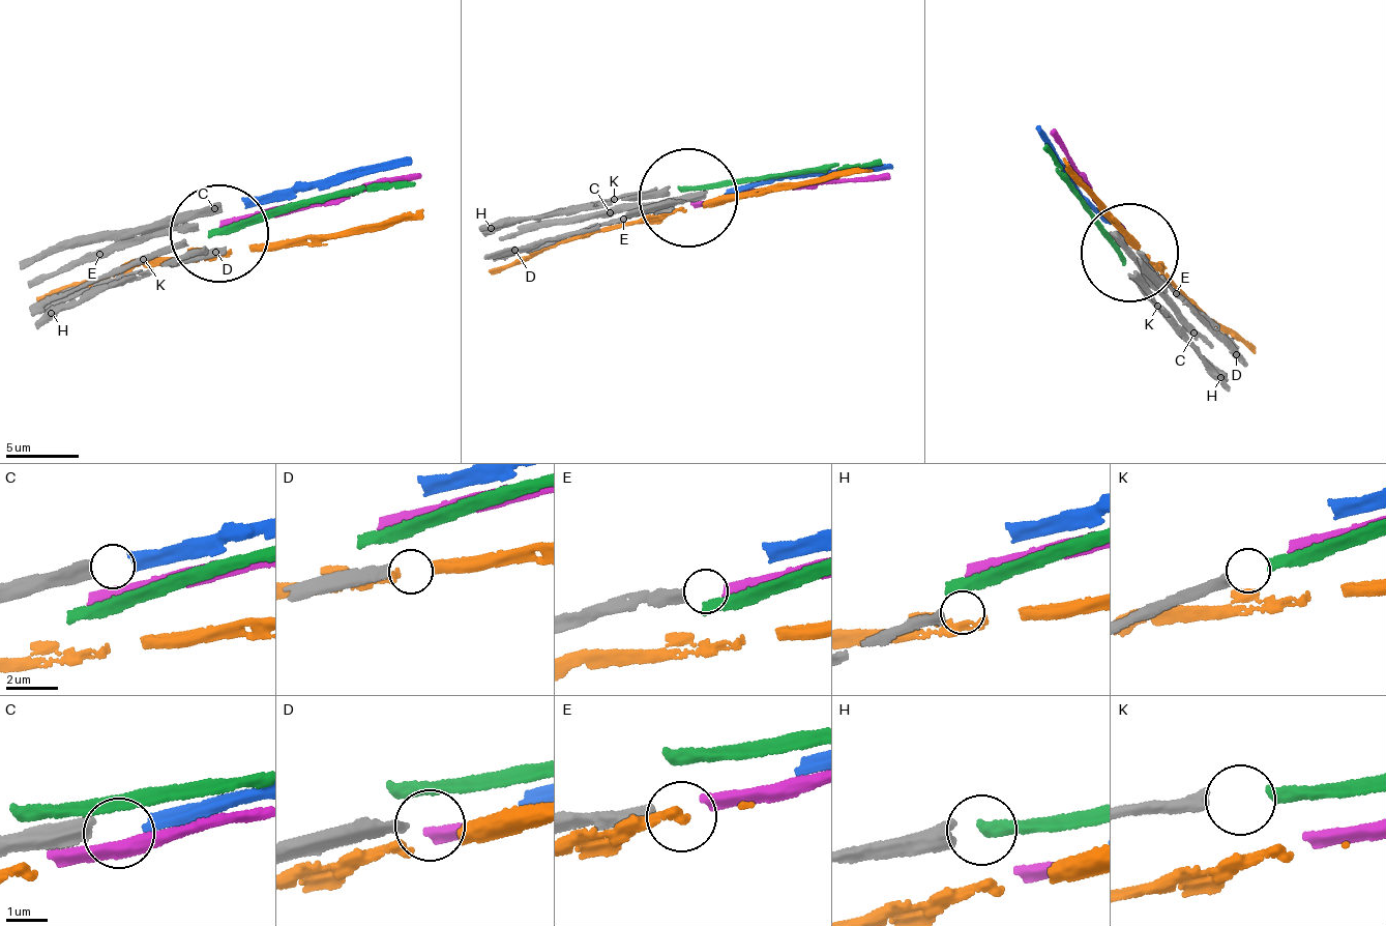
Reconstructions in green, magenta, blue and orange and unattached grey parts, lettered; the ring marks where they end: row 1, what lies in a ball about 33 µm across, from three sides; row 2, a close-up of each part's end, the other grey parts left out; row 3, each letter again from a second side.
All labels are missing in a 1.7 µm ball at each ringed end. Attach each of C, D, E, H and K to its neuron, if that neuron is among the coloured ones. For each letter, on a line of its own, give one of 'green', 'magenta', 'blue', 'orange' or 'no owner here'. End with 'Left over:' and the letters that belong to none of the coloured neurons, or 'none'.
C: blue
D: no owner here
E: magenta
H: no owner here
K: green
Left over: D, H

